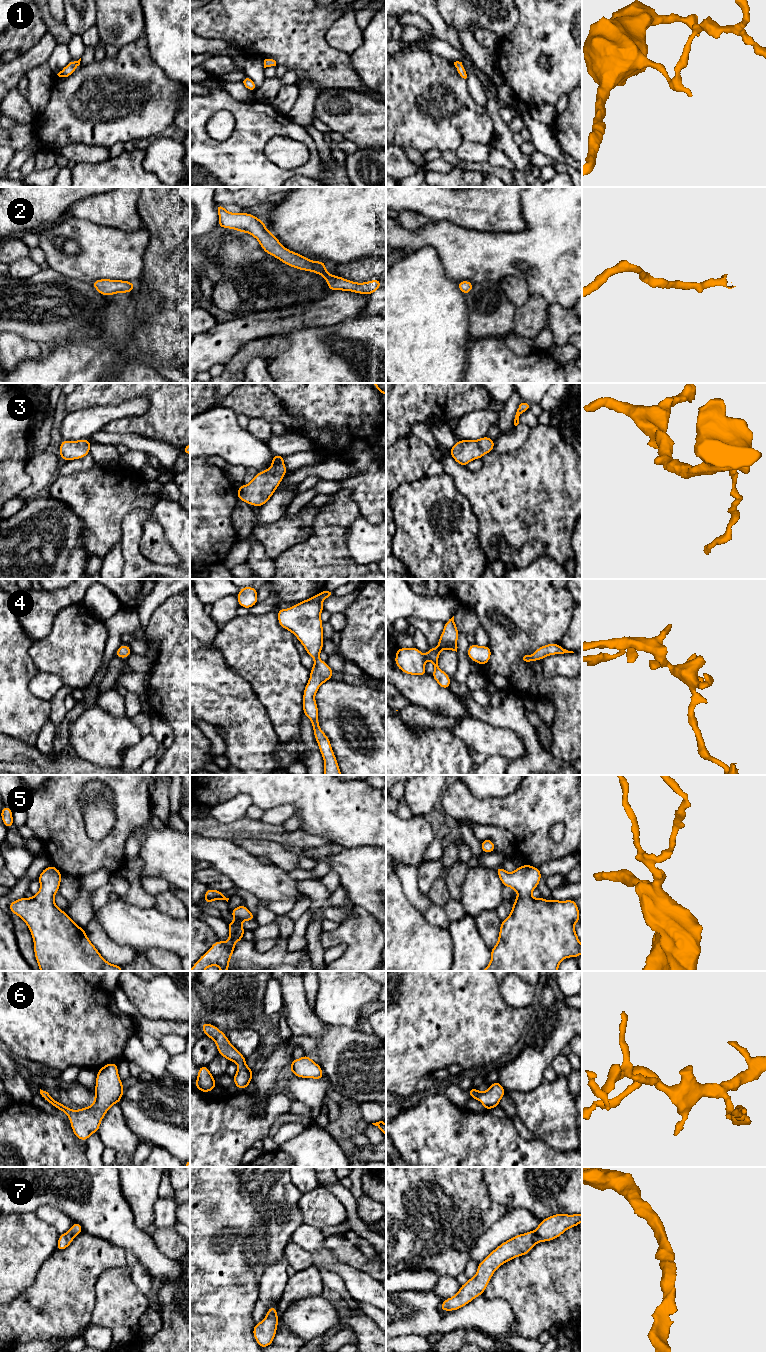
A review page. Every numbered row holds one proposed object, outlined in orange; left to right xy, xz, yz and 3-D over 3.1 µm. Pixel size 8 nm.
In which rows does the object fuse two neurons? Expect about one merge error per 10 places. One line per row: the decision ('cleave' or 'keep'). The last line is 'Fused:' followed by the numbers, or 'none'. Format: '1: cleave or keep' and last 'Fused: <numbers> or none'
1: keep
2: keep
3: keep
4: keep
5: keep
6: keep
7: keep
Fused: none

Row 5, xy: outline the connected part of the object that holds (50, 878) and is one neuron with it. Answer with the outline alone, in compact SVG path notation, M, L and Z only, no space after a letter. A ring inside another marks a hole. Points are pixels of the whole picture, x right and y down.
M54 866L46 867L38 877L40 891L32 898L20 898L9 904L10 912L19 916L28 926L34 942L34 954L41 971L122 971L122 966L107 962L91 943L84 929L79 927L54 902L54 895L58 893L62 873Z

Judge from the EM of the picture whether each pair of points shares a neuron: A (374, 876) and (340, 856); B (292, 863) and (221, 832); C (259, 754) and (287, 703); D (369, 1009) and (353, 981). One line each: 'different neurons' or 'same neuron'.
A: same neuron
B: different neurons
C: different neurons
D: different neurons

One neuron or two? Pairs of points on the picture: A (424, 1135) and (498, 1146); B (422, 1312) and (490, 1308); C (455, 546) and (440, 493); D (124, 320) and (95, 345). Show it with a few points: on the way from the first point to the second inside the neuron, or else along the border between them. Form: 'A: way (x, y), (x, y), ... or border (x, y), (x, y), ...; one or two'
A: way (442, 1144), (444, 1146), (480, 1146); one
B: way (439, 1320), (455, 1320), (473, 1315); one
C: way (442, 533), (440, 506); one
D: way (117, 327), (102, 342); one

